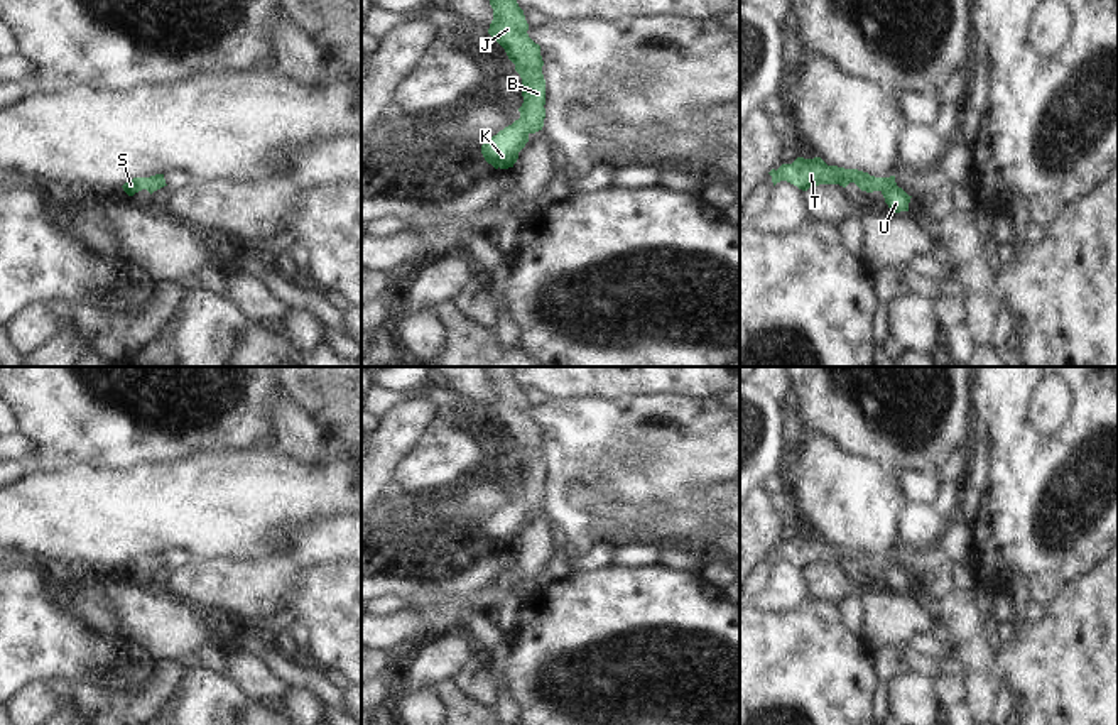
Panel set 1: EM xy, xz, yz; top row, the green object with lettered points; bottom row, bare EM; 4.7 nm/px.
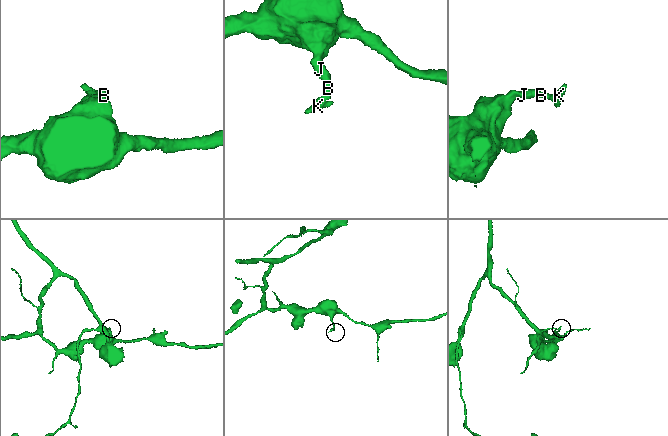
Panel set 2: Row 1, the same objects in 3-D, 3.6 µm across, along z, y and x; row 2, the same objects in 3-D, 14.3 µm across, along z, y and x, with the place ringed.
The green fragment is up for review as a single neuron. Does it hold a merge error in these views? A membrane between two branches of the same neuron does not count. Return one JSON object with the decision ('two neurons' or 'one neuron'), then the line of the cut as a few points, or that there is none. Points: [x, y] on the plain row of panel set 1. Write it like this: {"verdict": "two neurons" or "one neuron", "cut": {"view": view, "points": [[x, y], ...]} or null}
{"verdict": "one neuron", "cut": null}

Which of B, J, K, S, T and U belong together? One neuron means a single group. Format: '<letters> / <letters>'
B J K S T U

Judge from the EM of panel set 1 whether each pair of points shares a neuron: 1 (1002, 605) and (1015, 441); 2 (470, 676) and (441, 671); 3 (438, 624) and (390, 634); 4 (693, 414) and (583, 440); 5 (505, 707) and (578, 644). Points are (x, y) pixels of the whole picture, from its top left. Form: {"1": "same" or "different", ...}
{"1": "different", "2": "different", "3": "same", "4": "same", "5": "different"}

